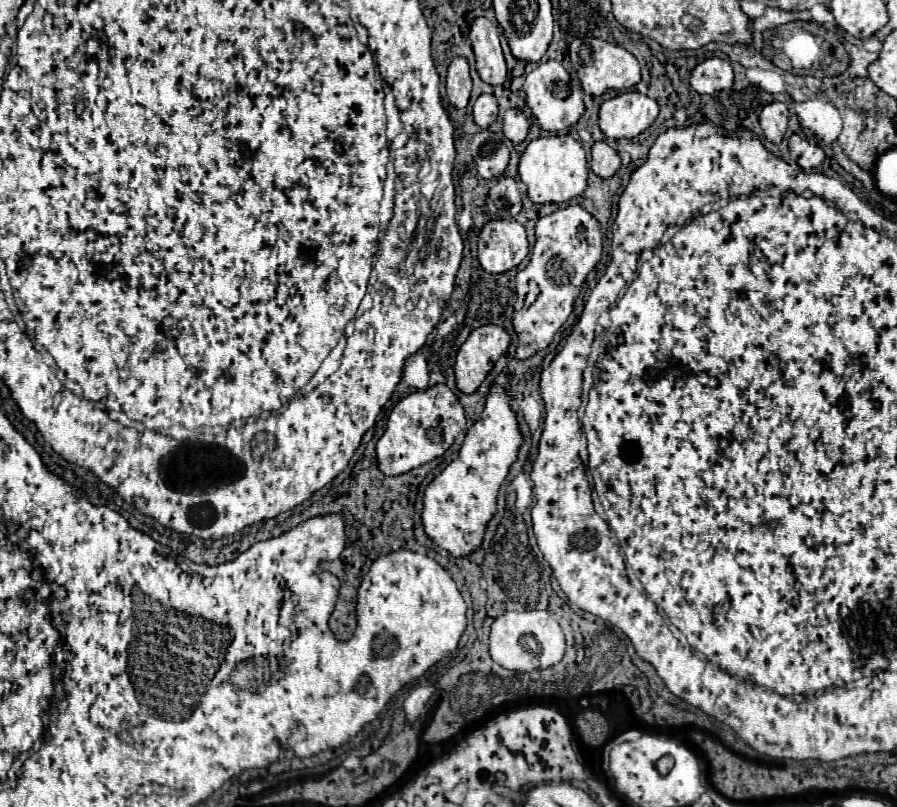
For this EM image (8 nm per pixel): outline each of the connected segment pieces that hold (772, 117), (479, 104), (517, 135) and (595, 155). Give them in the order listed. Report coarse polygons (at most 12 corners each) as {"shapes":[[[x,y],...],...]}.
{"shapes":[[[782,101],[766,105],[760,127],[766,141],[780,145],[788,127],[788,107]],[[480,95],[474,103],[474,121],[486,129],[498,117],[492,95]],[[520,109],[504,113],[504,135],[522,143],[530,123]],[[606,141],[592,145],[590,169],[610,179],[620,155]]]}

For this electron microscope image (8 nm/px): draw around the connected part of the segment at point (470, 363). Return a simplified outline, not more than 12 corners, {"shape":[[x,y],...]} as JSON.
{"shape":[[504,327],[474,329],[458,349],[456,387],[474,393],[506,355]]}

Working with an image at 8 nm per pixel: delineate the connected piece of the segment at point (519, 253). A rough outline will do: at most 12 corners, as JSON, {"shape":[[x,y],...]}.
{"shape":[[488,221],[478,261],[488,273],[518,267],[528,255],[518,221]]}

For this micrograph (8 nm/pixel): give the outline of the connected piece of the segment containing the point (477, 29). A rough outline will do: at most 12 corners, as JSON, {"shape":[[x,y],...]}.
{"shape":[[486,17],[470,29],[484,83],[502,85],[508,71],[500,31]]}

